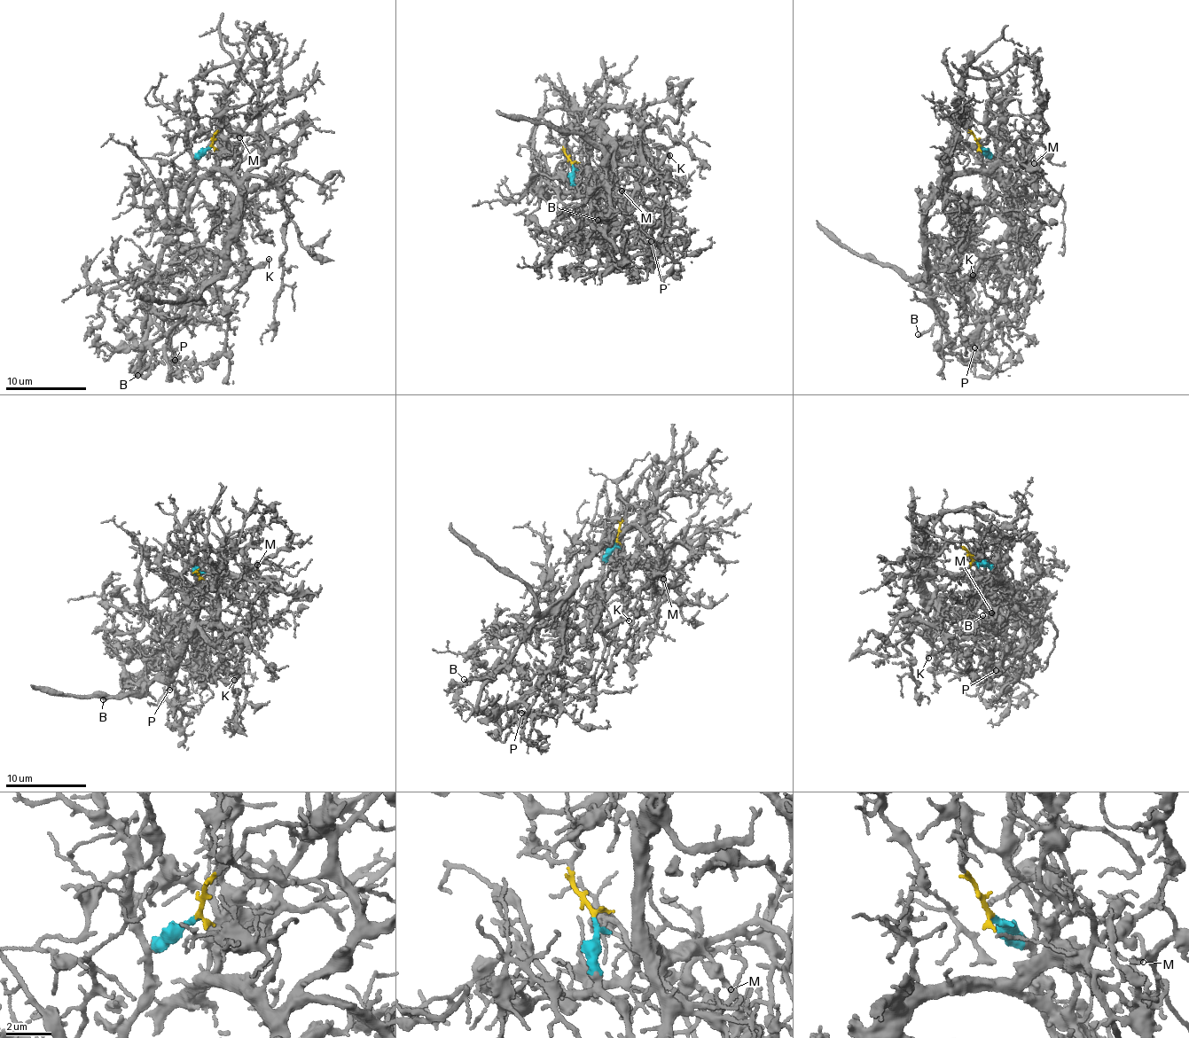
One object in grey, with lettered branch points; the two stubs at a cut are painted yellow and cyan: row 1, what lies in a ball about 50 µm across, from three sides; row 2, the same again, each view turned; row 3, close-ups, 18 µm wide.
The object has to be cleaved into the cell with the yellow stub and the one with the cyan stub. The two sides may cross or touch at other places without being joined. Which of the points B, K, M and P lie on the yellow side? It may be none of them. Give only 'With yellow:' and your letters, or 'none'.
With yellow: B, M

